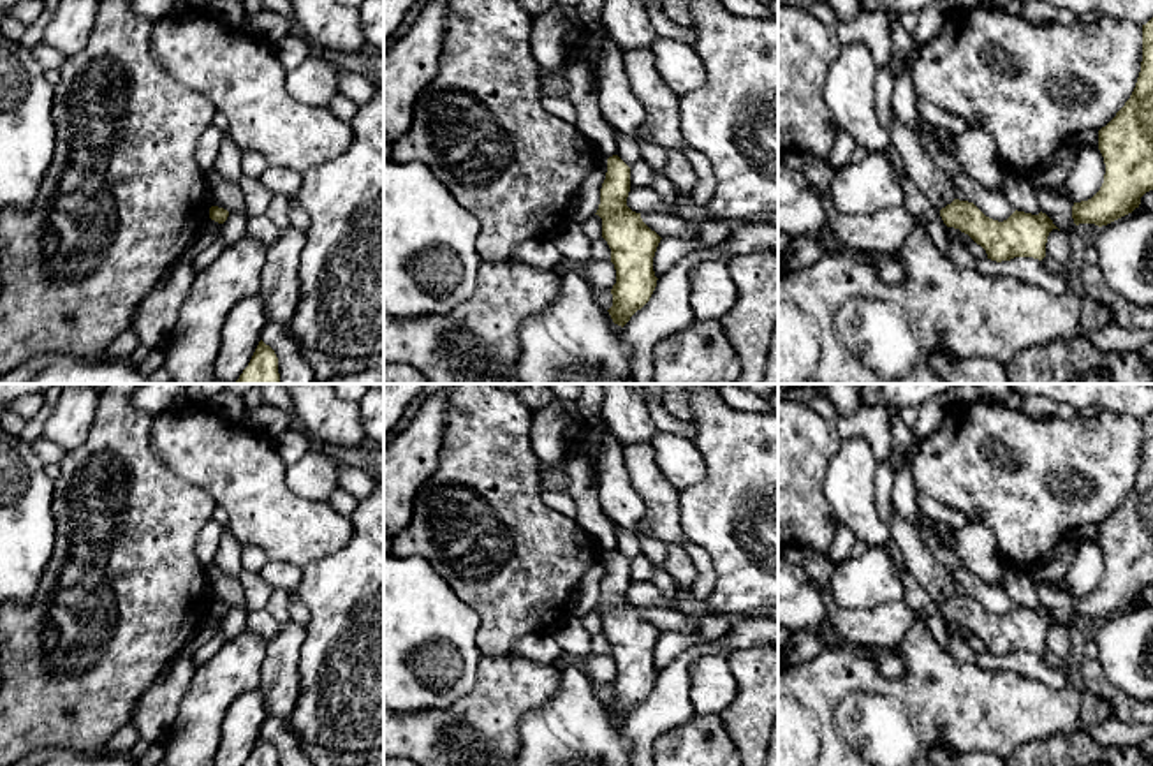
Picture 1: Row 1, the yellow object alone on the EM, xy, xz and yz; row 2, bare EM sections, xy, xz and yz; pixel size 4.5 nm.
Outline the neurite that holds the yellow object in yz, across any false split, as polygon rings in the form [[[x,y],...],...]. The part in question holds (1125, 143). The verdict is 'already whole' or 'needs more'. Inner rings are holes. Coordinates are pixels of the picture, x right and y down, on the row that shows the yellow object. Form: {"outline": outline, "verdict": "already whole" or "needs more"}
{"outline": [[[1153,18],[1142,25],[1142,62],[1135,88],[1116,116],[1098,130],[1098,150],[1105,174],[1100,190],[1088,201],[1074,203],[1074,224],[1107,225],[1141,204],[1141,197],[1153,190]]], "verdict": "already whole"}

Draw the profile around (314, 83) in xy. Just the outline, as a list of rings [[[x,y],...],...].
[[[310,55],[303,65],[287,72],[287,92],[301,104],[327,107],[338,95],[338,56]]]

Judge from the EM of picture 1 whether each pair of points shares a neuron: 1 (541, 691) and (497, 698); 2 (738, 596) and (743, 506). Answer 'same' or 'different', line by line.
1: same
2: same

